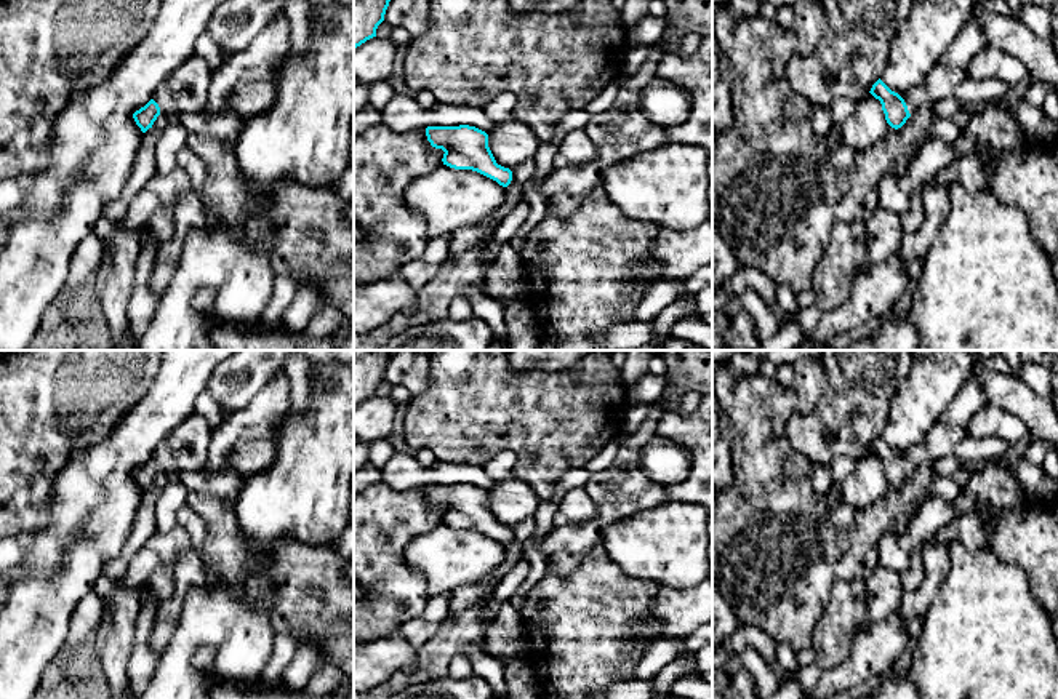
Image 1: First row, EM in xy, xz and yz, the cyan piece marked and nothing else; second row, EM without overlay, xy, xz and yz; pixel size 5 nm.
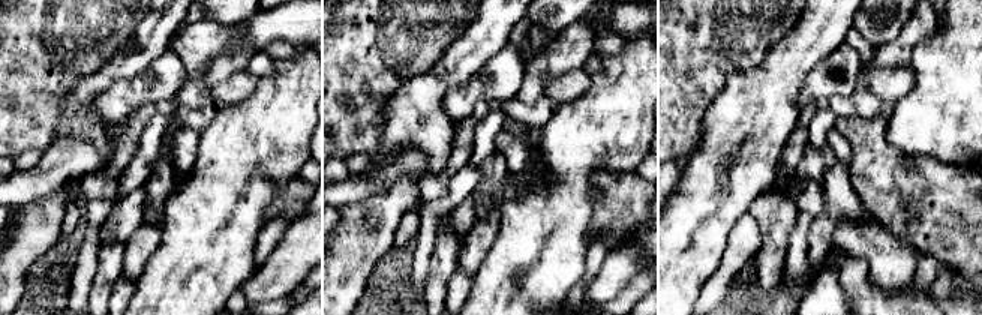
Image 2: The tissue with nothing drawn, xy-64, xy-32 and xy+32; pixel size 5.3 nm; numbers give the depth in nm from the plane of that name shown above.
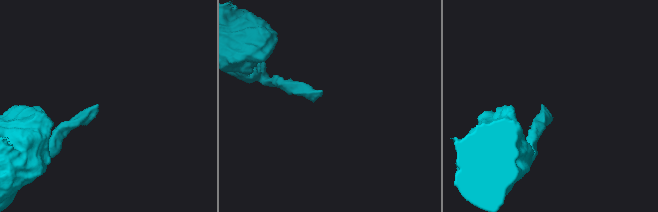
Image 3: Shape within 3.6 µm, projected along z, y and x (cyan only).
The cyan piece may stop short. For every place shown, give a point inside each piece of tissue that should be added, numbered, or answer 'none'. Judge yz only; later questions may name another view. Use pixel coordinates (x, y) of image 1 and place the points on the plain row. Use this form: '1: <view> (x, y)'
1: yz (951, 427)

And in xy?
1: xy (184, 448)

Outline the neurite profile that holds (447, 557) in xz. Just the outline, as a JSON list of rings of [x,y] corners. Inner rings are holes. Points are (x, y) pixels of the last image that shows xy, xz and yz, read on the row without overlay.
[[[440,523],[415,536],[403,549],[403,561],[419,573],[429,597],[477,584],[504,560],[506,545],[472,529]]]

